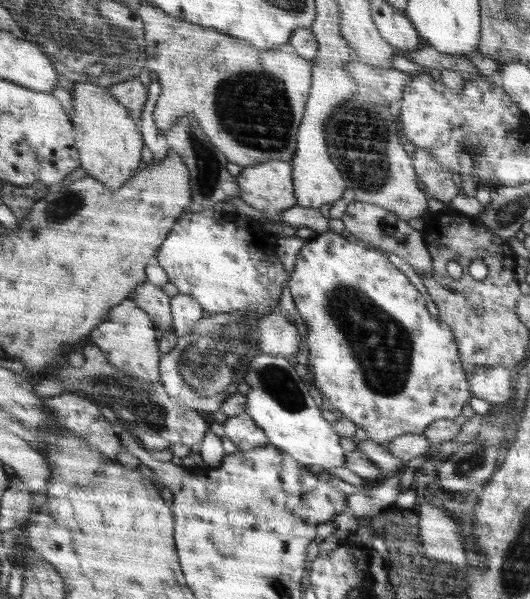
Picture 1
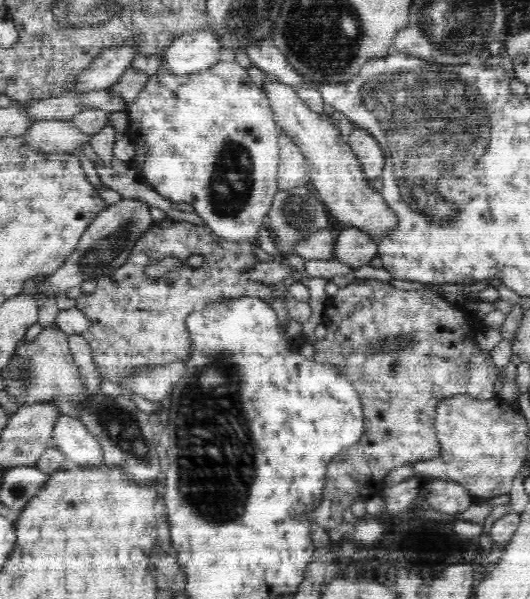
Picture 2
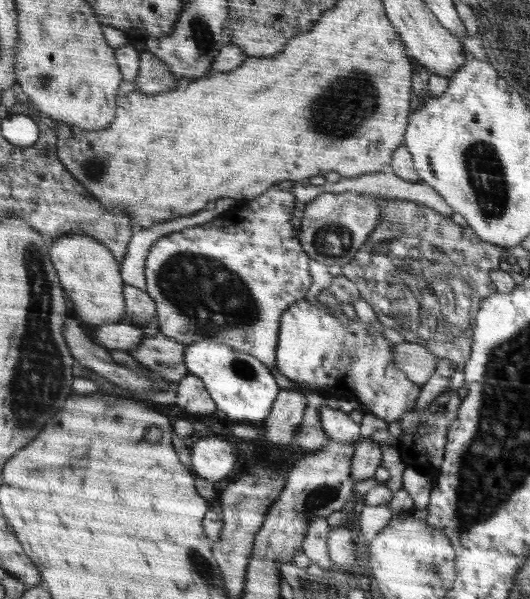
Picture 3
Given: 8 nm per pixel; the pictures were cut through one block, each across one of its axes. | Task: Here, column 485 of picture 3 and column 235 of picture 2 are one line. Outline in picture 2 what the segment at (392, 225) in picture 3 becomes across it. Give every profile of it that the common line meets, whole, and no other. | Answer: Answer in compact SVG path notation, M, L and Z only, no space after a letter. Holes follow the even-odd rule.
M176 221L175 225L166 228L159 227L158 223L152 225L138 239L126 257L126 264L119 266L113 274L106 278L98 278L94 292L82 294L75 300L75 306L90 319L89 330L83 333L86 342L90 345L93 361L98 371L99 382L110 381L115 384L115 390L126 380L132 380L141 371L154 365L167 365L170 362L185 361L190 354L194 354L194 345L188 332L189 314L197 313L205 305L224 304L226 301L237 298L252 297L262 299L272 310L276 312L280 329L286 330L289 316L287 315L284 299L274 297L273 287L269 283L252 278L252 270L256 268L259 259L254 255L254 250L259 243L254 239L242 239L228 241L214 234L206 225L197 225L187 221ZM200 254L205 258L205 263L200 267L192 267L185 262L190 256ZM172 256L182 259L185 263L164 274L162 278L148 278L144 274L144 266Z

